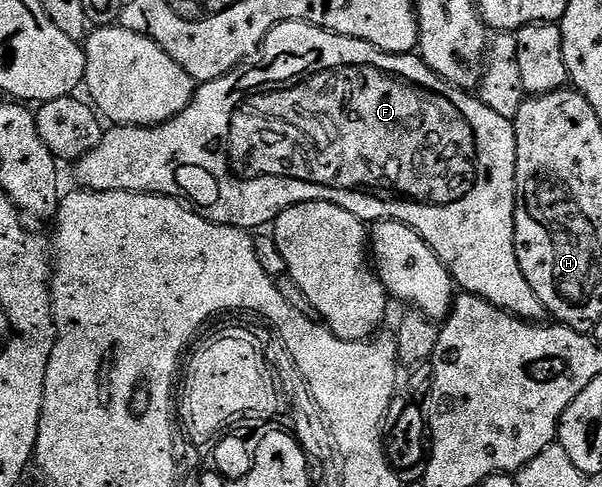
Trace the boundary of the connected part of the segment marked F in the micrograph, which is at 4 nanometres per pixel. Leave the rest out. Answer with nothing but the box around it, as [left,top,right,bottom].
[76,22,547,323]

